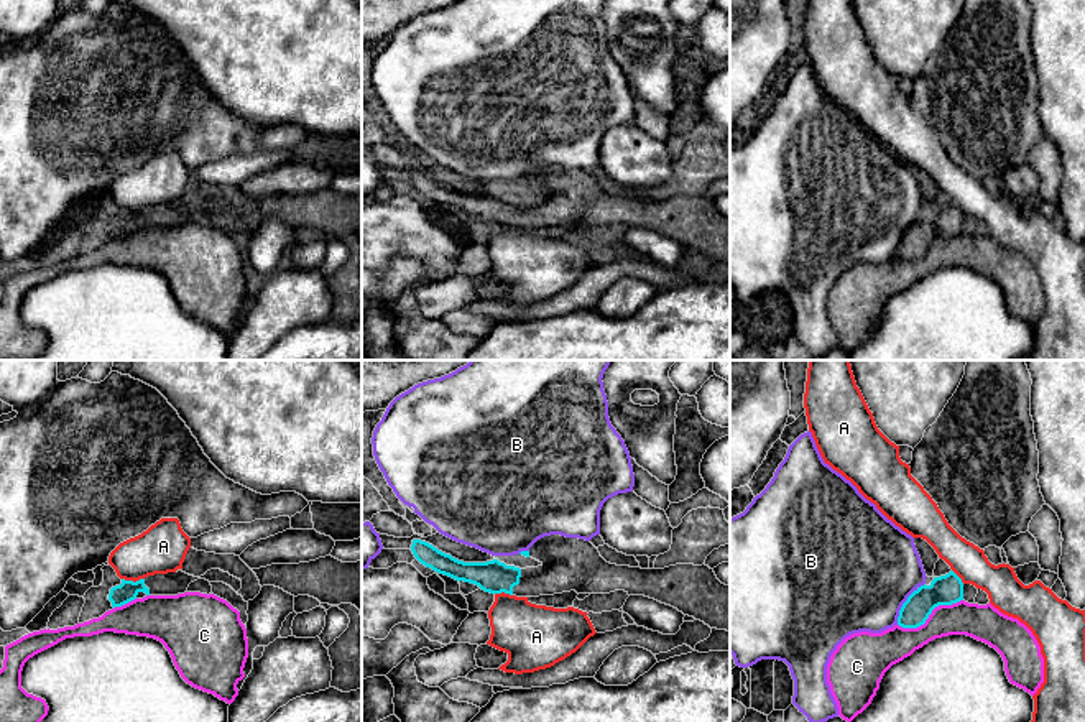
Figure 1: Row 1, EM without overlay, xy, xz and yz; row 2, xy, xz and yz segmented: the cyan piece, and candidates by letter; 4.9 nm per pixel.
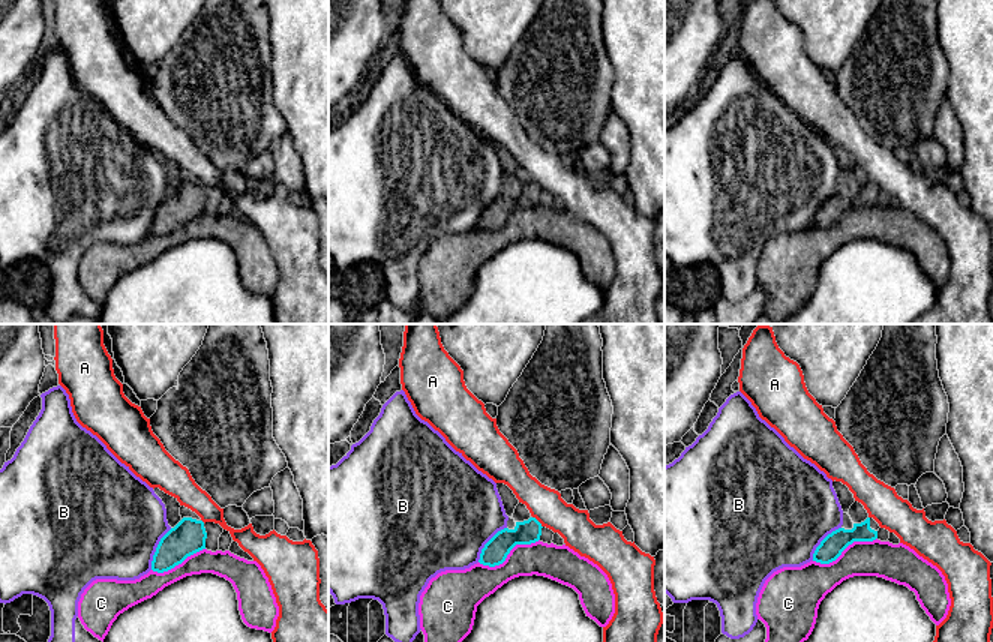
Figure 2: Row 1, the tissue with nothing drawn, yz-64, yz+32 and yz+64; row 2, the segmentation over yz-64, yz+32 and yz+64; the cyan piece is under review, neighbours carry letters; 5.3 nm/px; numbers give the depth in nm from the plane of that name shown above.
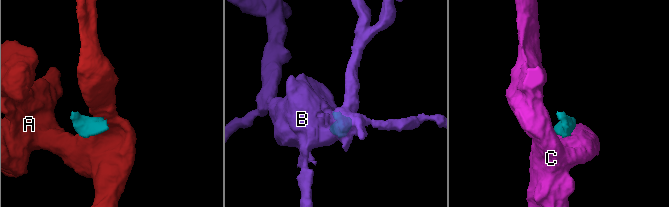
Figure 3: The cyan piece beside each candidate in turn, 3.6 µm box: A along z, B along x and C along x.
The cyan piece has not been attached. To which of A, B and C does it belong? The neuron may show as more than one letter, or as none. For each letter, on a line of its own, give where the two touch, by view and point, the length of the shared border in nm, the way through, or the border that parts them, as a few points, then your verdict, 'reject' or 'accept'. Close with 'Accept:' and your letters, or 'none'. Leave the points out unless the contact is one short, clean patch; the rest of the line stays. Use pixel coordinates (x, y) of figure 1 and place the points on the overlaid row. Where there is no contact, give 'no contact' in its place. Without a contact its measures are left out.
A: meets cyan in xy at (132, 581); contact 110 nm long; border along xy (122, 578), (143, 579); reject
B: meets cyan in yz at (904, 602); contact 240 nm long; reject
C: meets cyan in yz at (929, 614); contact 340 nm long; reject
Accept: none

